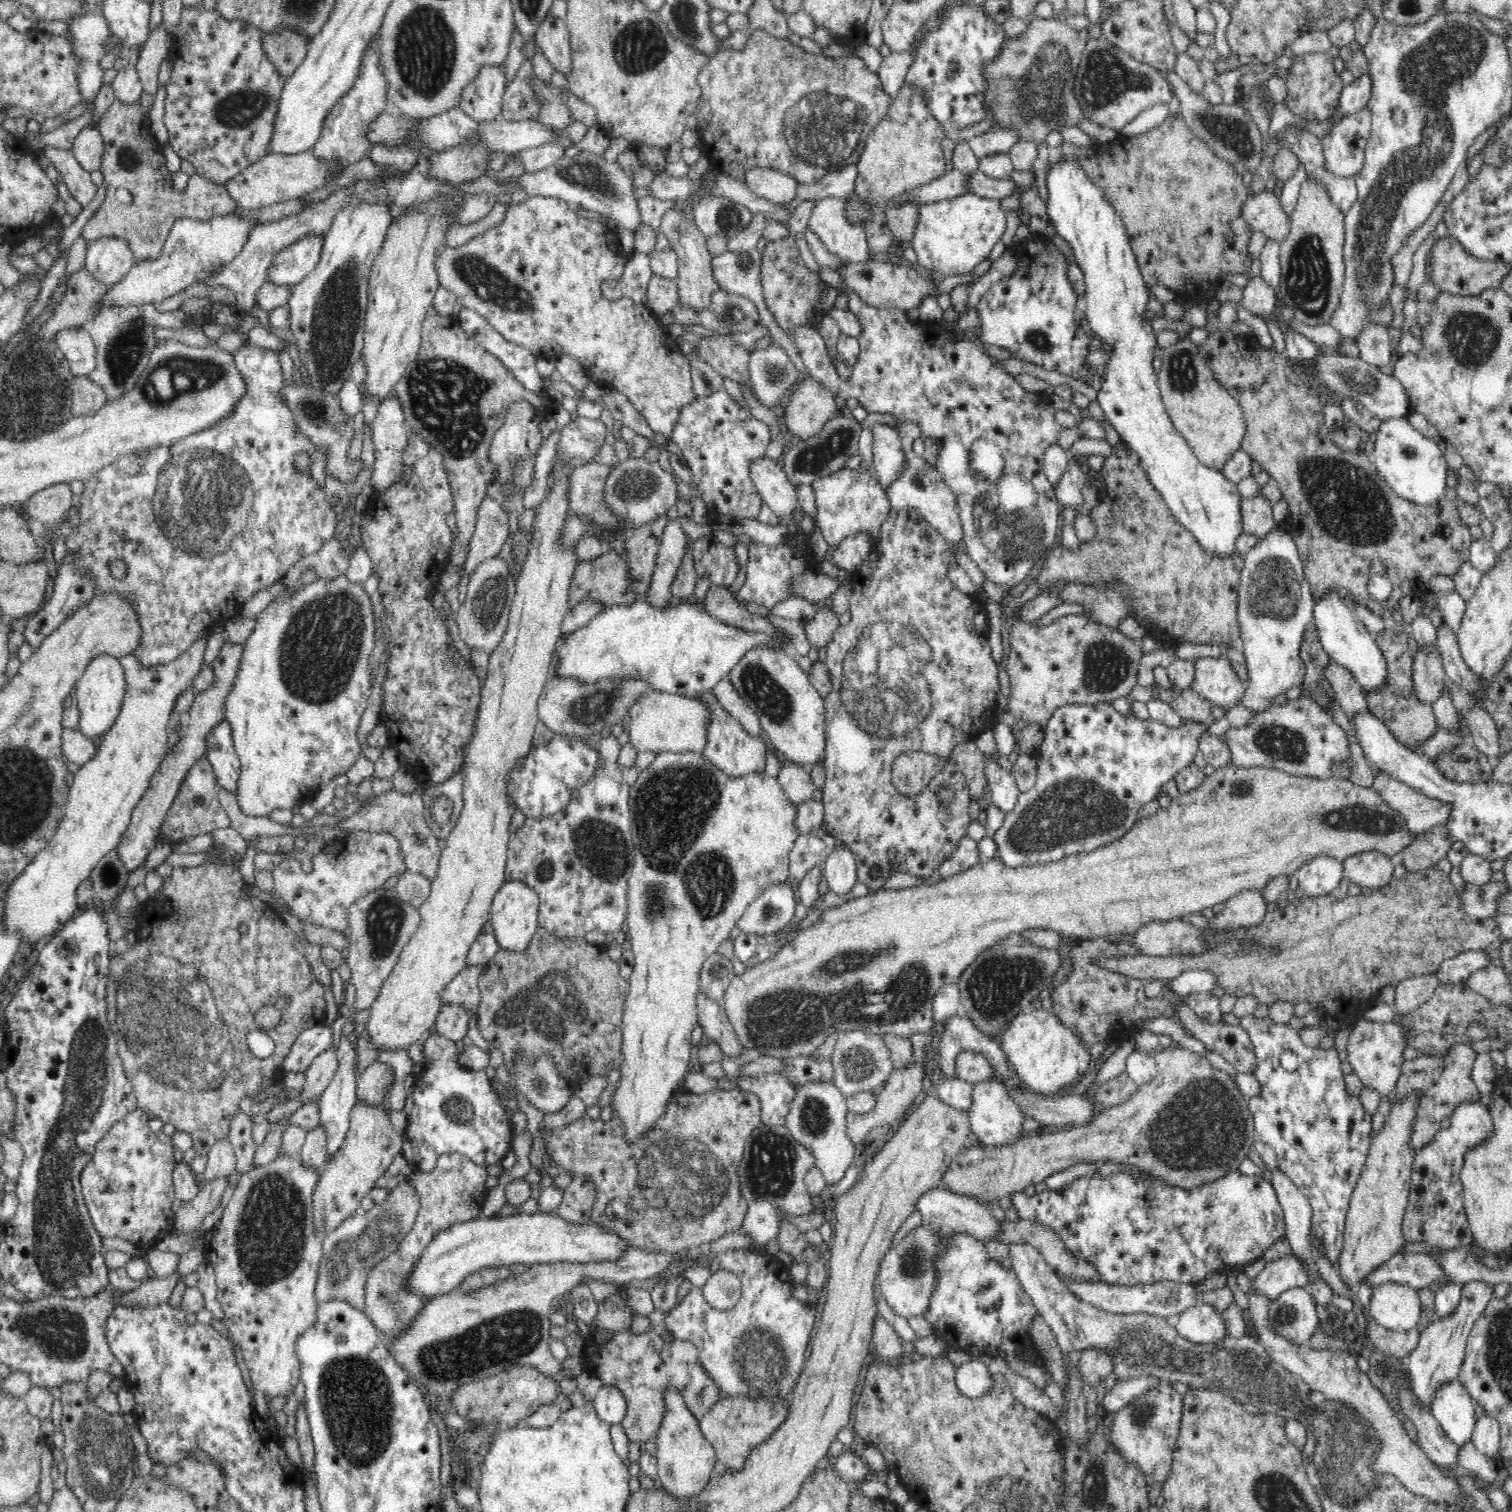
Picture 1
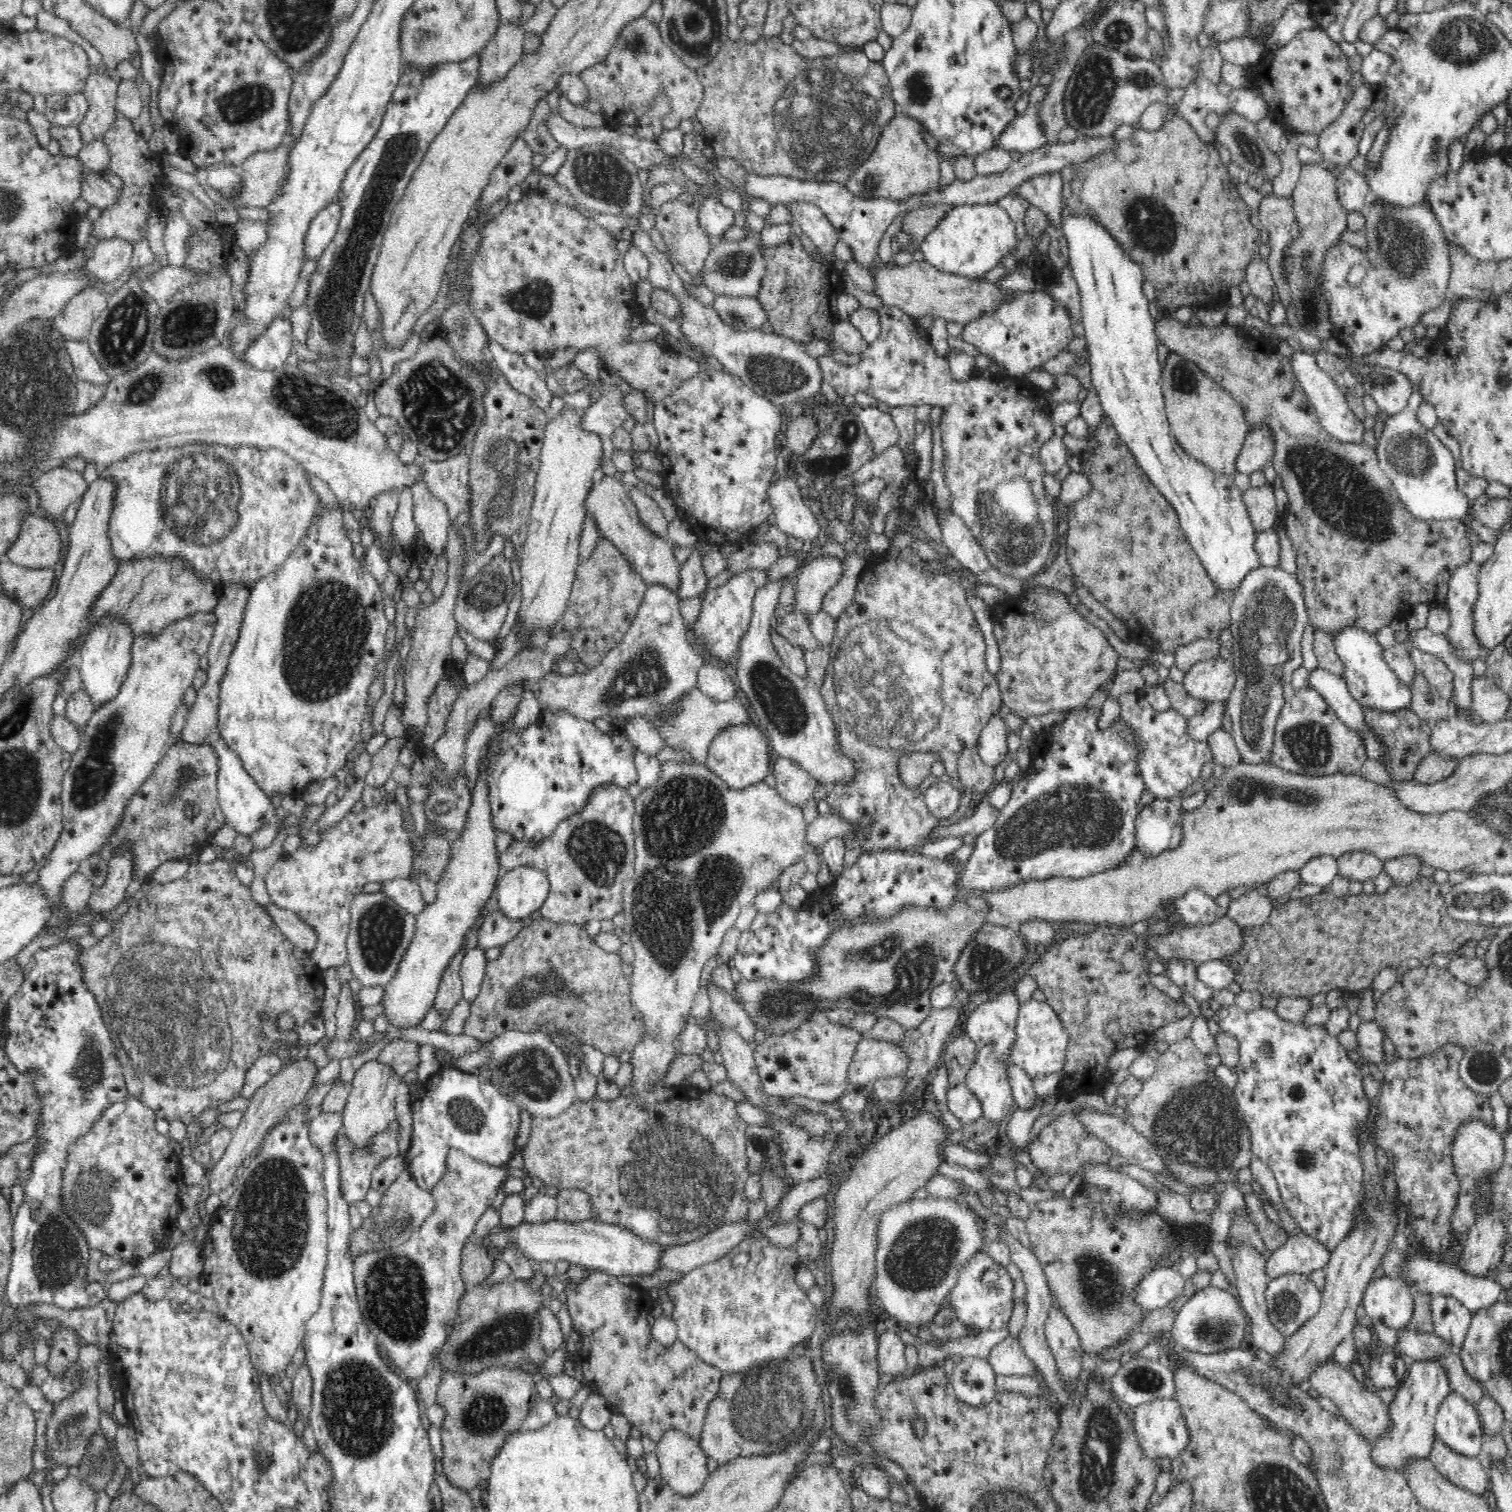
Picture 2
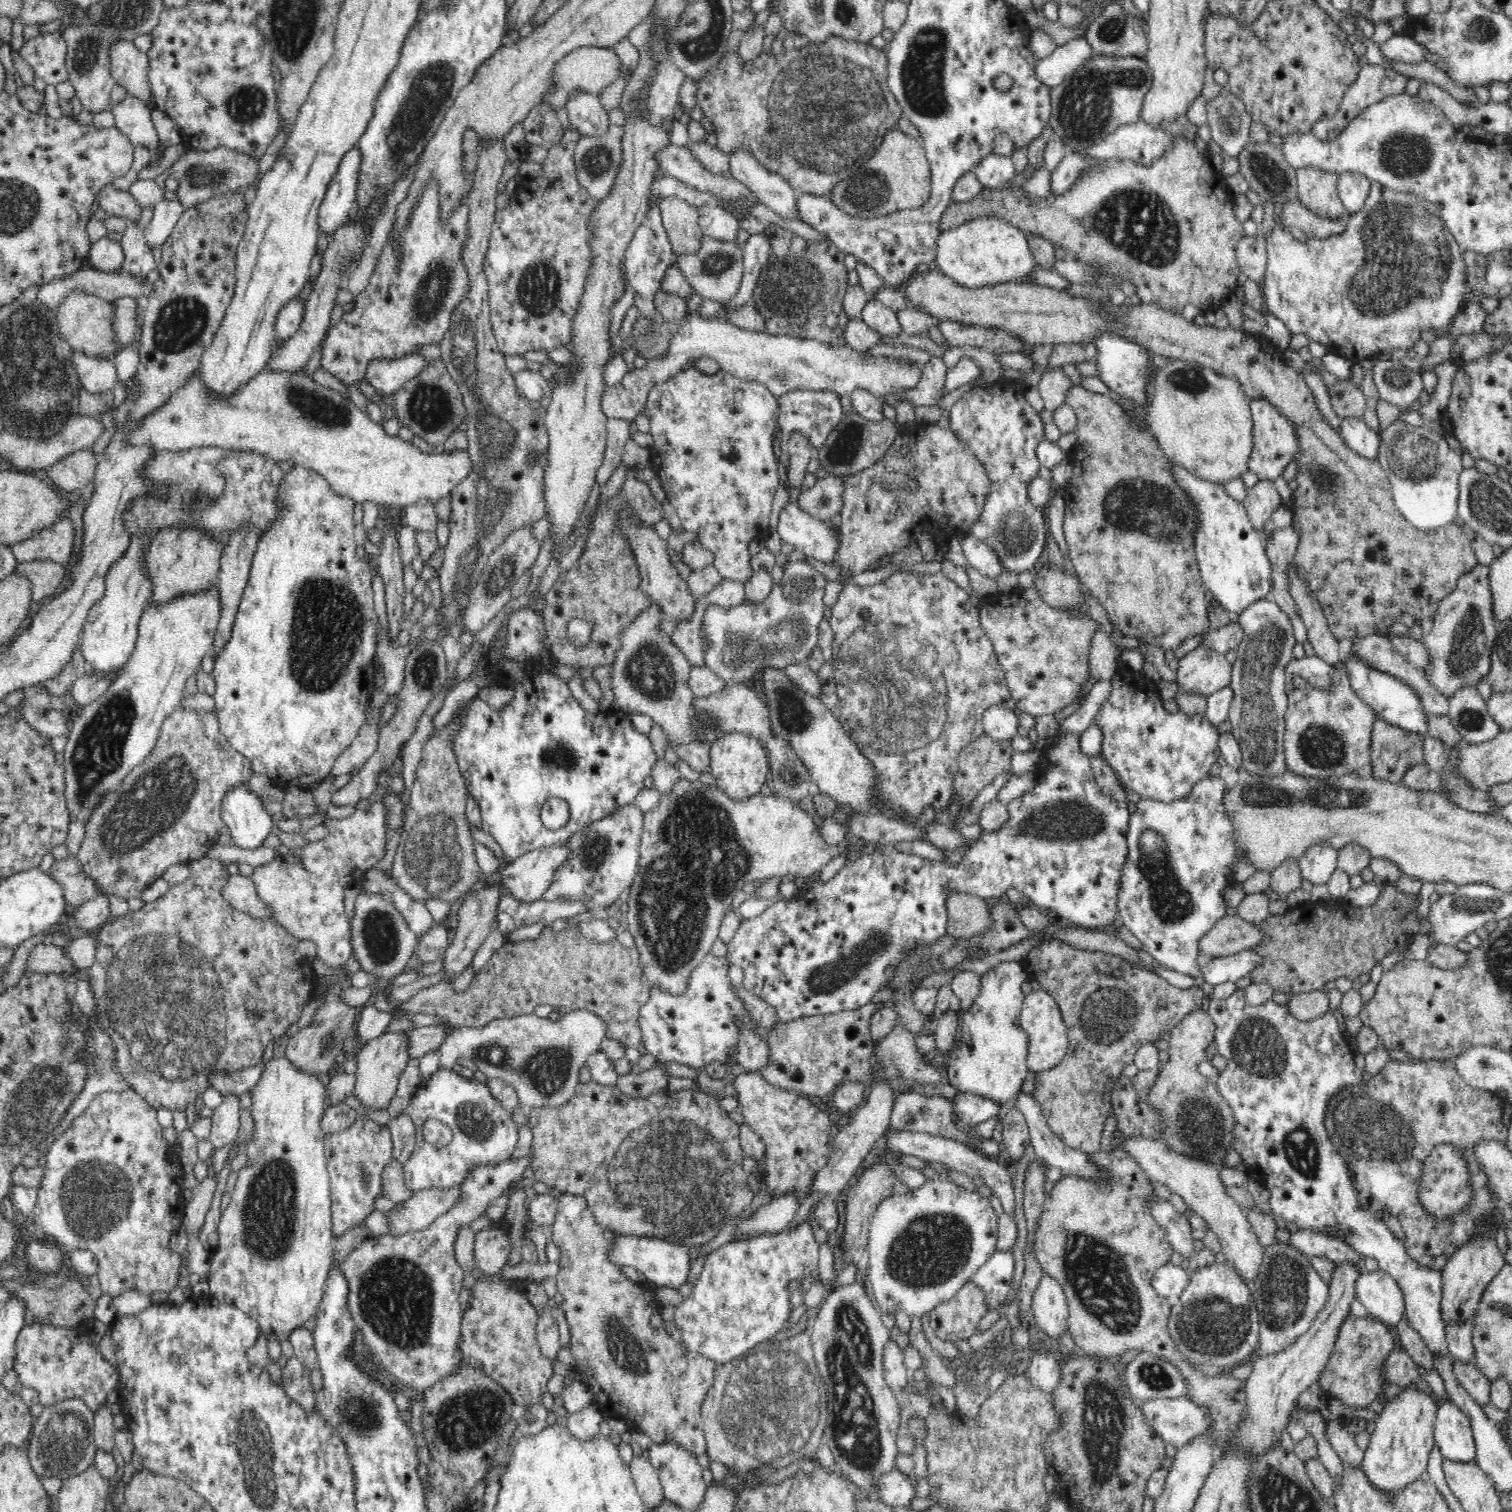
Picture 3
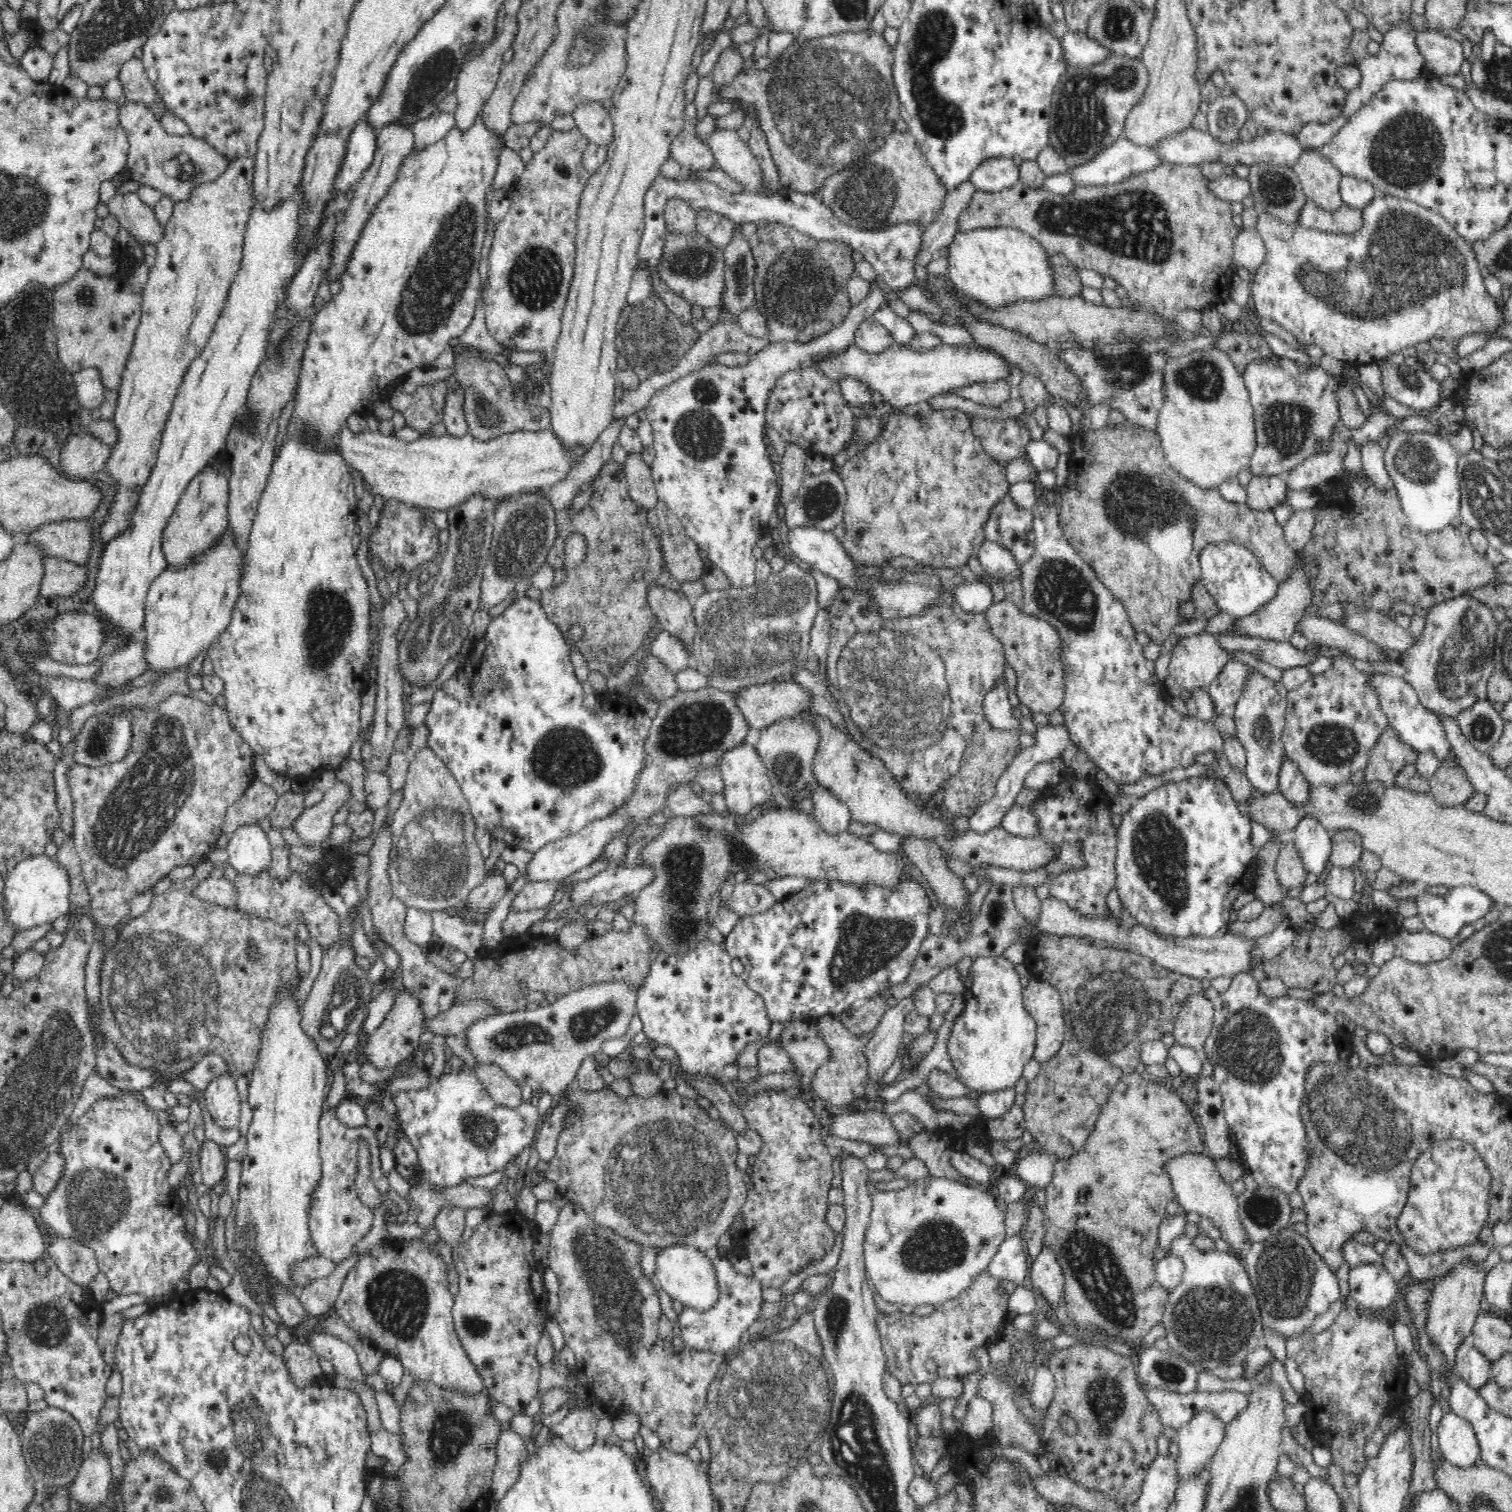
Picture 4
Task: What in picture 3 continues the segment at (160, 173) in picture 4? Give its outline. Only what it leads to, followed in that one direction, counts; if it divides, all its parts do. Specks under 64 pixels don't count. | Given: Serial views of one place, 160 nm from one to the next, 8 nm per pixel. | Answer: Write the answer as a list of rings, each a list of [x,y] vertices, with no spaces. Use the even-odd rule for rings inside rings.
[[[127,93],[121,101],[111,106],[111,113],[118,128],[136,146],[148,146],[150,150],[158,148],[156,132],[150,110],[141,98]],[[219,147],[211,151],[188,150],[184,160],[180,160],[172,170],[170,176],[178,180],[178,200],[184,206],[195,205],[196,202],[204,202],[212,198],[212,195],[223,193],[232,189],[257,188],[260,178],[258,175],[260,164],[258,157],[249,156],[226,147]]]

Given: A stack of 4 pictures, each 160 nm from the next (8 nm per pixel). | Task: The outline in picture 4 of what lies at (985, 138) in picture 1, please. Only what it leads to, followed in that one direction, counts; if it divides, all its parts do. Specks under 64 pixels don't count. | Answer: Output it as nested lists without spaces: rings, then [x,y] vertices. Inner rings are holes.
[[[1066,31],[1062,38],[1063,60],[1067,67],[1092,67],[1112,53],[1087,37],[1087,34]]]

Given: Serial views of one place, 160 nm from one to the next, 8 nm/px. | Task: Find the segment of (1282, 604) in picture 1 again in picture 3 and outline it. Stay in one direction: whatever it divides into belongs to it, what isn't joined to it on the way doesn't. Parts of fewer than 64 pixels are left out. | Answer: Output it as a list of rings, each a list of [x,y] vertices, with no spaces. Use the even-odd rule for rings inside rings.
[[[1269,595],[1252,602],[1242,613],[1233,615],[1239,628],[1242,630],[1242,640],[1236,650],[1236,660],[1232,663],[1230,689],[1232,702],[1228,714],[1231,724],[1231,733],[1239,742],[1243,755],[1242,766],[1252,773],[1262,773],[1265,776],[1282,774],[1287,770],[1284,751],[1284,712],[1287,708],[1286,684],[1289,678],[1285,672],[1287,664],[1292,660],[1292,650],[1298,643],[1294,634],[1294,627],[1288,614]]]

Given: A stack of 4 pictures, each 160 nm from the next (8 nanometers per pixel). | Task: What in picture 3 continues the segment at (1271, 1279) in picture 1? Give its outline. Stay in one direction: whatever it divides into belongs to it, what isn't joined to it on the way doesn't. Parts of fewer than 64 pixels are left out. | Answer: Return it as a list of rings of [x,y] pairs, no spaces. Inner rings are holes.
[[[1308,1229],[1297,1230],[1290,1236],[1288,1245],[1300,1250],[1300,1253],[1306,1255],[1308,1260],[1312,1257],[1324,1257],[1335,1263],[1349,1260],[1353,1264],[1356,1262],[1363,1264],[1364,1260],[1364,1256],[1358,1254],[1350,1245],[1337,1238],[1328,1238]]]

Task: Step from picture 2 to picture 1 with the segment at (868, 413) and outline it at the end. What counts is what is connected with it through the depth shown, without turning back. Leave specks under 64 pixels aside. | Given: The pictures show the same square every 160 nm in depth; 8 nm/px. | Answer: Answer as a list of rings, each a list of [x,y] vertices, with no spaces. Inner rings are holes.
[[[877,424],[872,425],[871,428],[874,433],[871,462],[876,474],[875,478],[881,486],[888,486],[900,478],[900,475],[904,474],[908,466],[908,462],[906,461],[908,455],[902,449],[901,439],[895,427]]]

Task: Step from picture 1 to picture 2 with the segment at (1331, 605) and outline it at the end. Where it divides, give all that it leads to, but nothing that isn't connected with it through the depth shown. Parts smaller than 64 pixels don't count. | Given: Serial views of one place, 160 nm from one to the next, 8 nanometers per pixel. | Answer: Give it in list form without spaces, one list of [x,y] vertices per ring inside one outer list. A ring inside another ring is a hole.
[[[1358,627],[1344,628],[1336,634],[1332,634],[1332,644],[1336,654],[1344,663],[1345,671],[1342,675],[1349,691],[1363,708],[1371,706],[1378,710],[1394,712],[1394,710],[1403,710],[1411,706],[1410,687],[1402,682],[1389,667],[1383,655],[1384,651],[1373,634]]]

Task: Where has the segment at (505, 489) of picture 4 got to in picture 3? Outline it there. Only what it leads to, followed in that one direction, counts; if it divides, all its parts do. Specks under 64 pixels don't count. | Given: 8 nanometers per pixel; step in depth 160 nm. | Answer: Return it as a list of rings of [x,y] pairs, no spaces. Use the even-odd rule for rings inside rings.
[[[264,368],[256,377],[251,377],[246,384],[232,393],[217,394],[209,390],[201,380],[199,369],[188,376],[188,381],[172,394],[171,398],[160,408],[146,414],[136,426],[128,425],[131,418],[132,402],[135,402],[135,388],[139,382],[135,373],[125,380],[125,396],[122,403],[116,407],[113,404],[104,410],[113,421],[115,430],[123,430],[124,445],[150,445],[156,451],[179,451],[182,449],[213,446],[226,451],[249,451],[264,454],[273,461],[302,463],[310,470],[324,475],[331,484],[333,492],[354,502],[372,502],[377,505],[399,506],[401,508],[422,501],[432,501],[436,504],[439,499],[448,497],[456,486],[471,472],[470,457],[464,450],[455,453],[438,451],[436,454],[422,454],[412,443],[405,442],[397,436],[390,436],[383,426],[372,421],[368,413],[356,406],[350,397],[342,395],[333,389],[320,385],[310,375],[296,370],[273,370]]]

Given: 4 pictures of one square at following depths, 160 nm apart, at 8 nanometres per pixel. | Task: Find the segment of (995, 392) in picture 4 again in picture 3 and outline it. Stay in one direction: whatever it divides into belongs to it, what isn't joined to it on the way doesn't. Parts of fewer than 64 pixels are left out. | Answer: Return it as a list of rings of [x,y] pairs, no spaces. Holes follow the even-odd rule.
[[[935,355],[925,363],[924,374],[914,390],[900,392],[900,394],[884,394],[881,396],[884,404],[896,408],[900,403],[908,402],[908,405],[916,408],[924,405],[935,405],[948,392],[945,392],[946,365],[943,357]]]

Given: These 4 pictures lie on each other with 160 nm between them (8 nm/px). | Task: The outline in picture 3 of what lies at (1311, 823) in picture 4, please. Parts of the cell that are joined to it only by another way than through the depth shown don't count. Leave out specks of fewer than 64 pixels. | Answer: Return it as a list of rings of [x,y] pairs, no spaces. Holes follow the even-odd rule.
[[[1328,845],[1308,846],[1298,863],[1304,880],[1308,880],[1313,885],[1326,884],[1337,869],[1337,850]]]

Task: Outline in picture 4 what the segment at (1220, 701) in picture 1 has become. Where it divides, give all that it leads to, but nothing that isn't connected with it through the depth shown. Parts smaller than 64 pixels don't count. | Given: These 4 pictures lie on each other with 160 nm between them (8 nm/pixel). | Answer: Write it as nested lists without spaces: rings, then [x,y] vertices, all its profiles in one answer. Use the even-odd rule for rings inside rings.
[[[1195,634],[1188,638],[1180,638],[1179,644],[1174,647],[1169,663],[1169,675],[1174,677],[1181,688],[1192,693],[1208,688],[1230,660],[1231,654],[1212,635]]]

